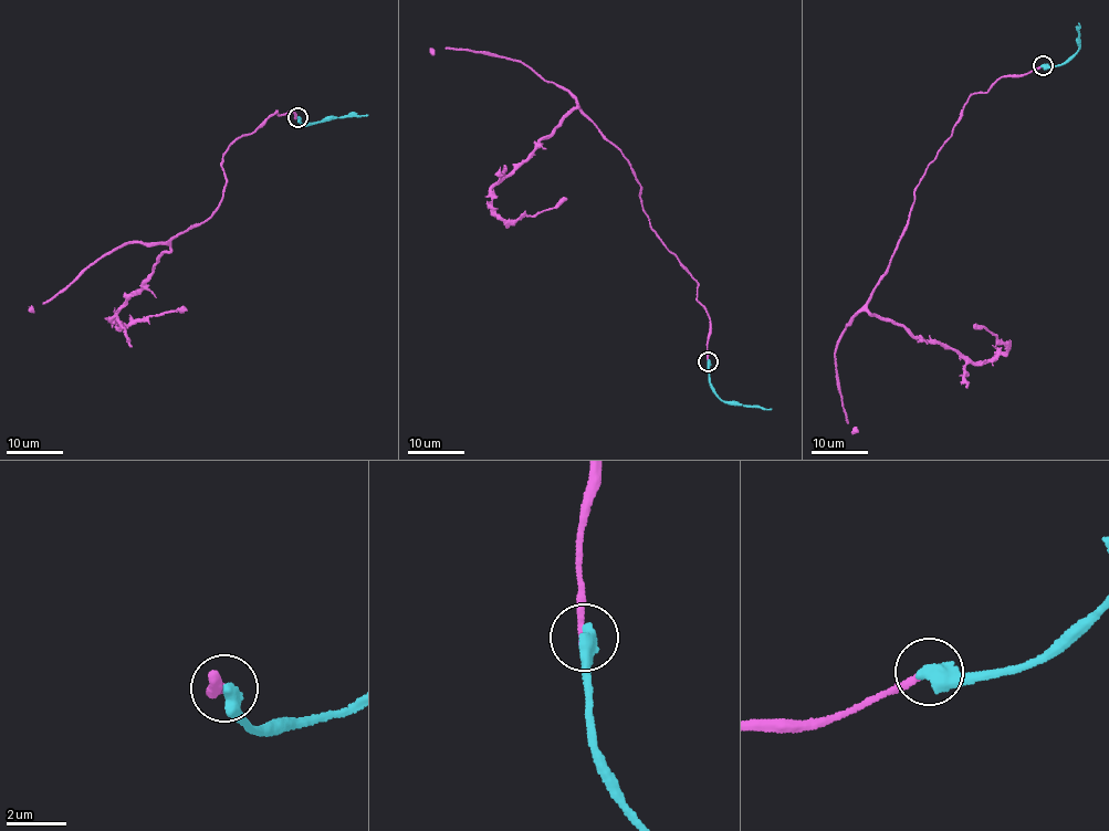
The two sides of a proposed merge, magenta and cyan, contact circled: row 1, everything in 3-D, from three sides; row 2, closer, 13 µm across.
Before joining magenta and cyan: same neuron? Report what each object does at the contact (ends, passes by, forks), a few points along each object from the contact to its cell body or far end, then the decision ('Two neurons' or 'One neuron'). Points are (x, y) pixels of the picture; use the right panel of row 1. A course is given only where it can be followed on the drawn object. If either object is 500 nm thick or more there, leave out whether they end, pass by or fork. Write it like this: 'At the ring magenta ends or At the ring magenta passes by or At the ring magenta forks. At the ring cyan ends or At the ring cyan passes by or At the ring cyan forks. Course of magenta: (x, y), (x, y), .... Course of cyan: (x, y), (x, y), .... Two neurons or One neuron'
Course of magenta: (1043, 65), (969, 97), (867, 303), (973, 361), (1006, 349), (975, 327). Course of cyan: (1043, 65), (1065, 64), (1078, 48), (1078, 22). Two neurons

